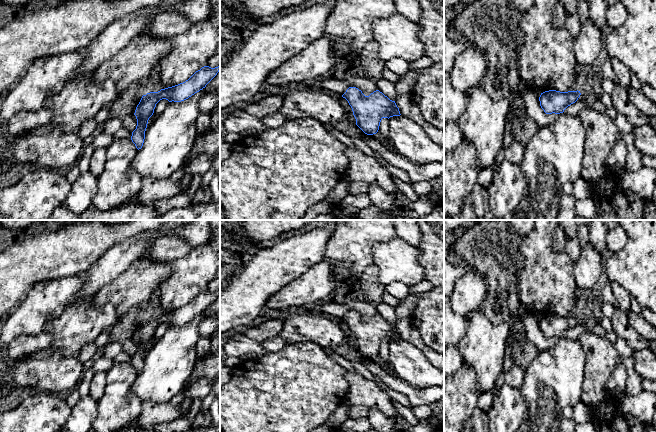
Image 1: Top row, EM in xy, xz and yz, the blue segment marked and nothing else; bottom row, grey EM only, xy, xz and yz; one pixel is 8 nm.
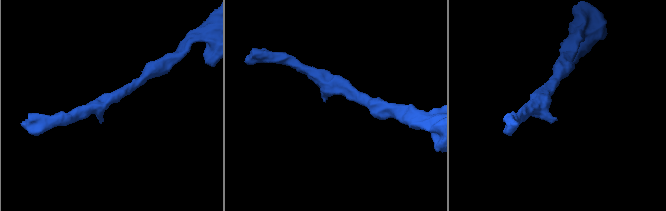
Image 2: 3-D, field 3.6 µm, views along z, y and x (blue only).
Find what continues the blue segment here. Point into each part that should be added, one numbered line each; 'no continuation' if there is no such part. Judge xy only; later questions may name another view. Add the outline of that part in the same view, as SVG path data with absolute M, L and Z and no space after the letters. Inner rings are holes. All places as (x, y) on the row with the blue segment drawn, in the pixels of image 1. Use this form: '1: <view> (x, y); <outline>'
no continuation

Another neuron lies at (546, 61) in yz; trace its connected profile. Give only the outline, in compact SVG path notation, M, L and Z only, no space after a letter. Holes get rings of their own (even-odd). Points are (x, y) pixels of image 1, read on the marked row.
M535 0L534 6L523 14L521 26L523 44L519 50L517 69L519 79L529 90L543 93L549 90L568 92L577 87L577 60L574 56L574 39L565 27L553 26L553 8L559 0Z

